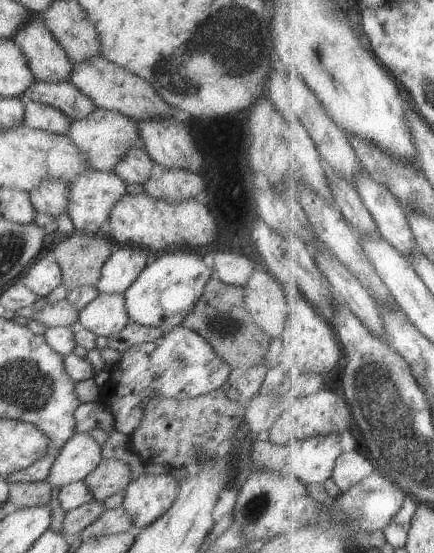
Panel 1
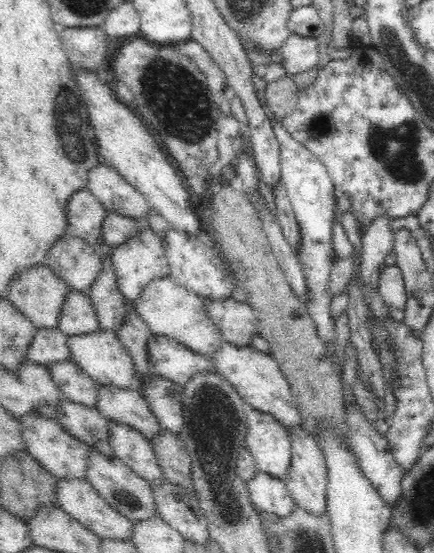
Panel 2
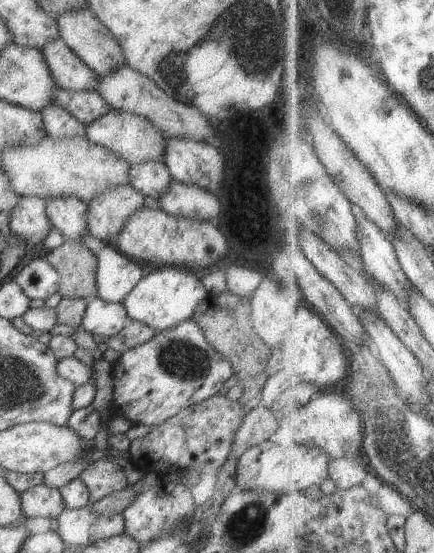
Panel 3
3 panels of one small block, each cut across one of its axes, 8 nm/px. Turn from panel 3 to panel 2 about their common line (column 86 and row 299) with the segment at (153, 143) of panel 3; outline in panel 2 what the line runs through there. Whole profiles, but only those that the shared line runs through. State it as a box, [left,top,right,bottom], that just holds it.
[111,223,170,306]

